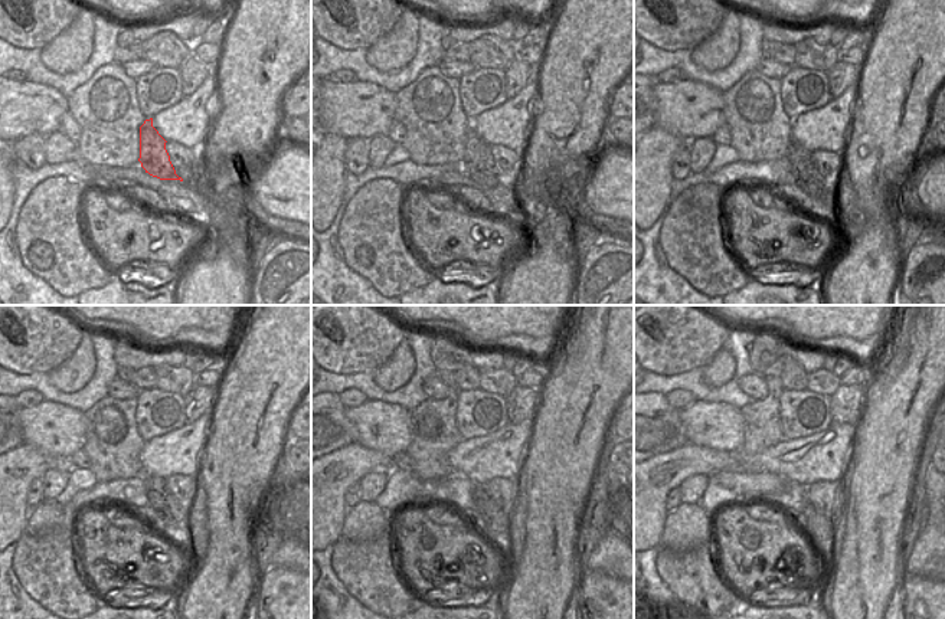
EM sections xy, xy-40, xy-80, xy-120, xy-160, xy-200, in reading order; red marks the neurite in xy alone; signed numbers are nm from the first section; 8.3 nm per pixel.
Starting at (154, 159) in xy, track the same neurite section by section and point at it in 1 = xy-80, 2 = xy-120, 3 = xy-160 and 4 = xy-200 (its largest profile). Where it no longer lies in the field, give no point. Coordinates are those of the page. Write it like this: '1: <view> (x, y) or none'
1: xy-80 (804, 170)
2: xy-120 (176, 520)
3: xy-160 (497, 524)
4: xy-200 (820, 529)

